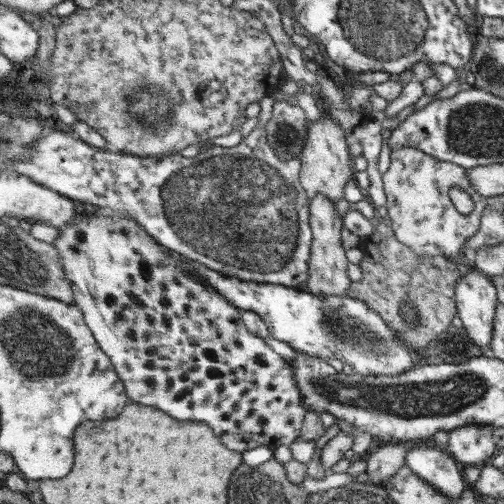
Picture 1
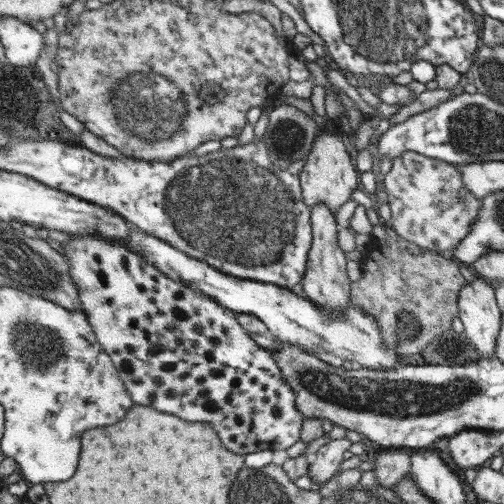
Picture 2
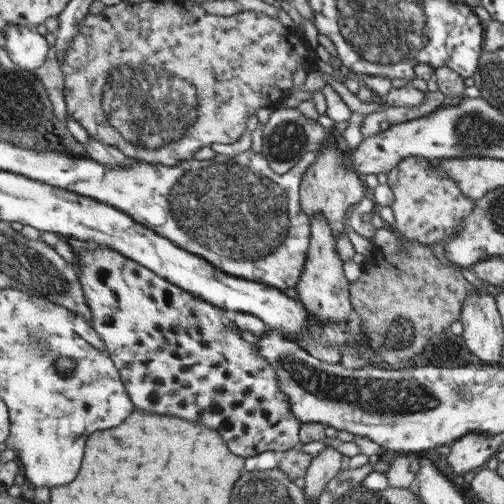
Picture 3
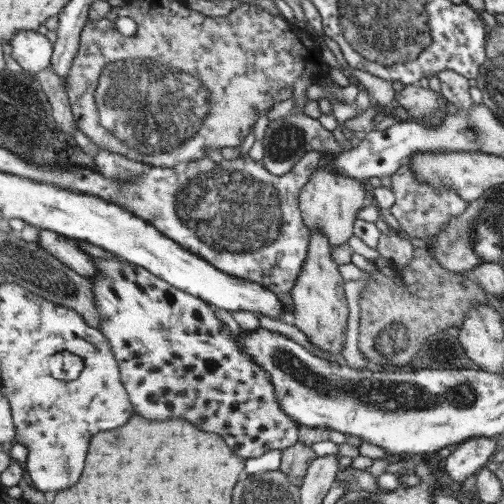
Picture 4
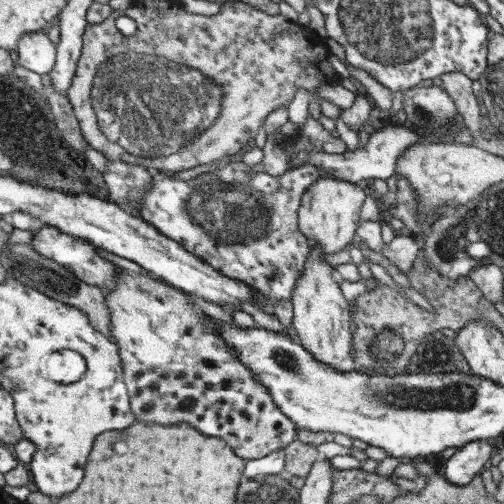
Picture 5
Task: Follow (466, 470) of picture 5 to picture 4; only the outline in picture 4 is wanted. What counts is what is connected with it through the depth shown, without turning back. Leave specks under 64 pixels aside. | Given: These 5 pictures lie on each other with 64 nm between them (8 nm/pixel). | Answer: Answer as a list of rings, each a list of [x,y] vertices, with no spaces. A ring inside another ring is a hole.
[[[469,438],[459,446],[451,448],[445,460],[445,472],[451,480],[463,482],[467,476],[477,472],[477,466],[485,464],[491,454],[495,454],[499,438]]]

